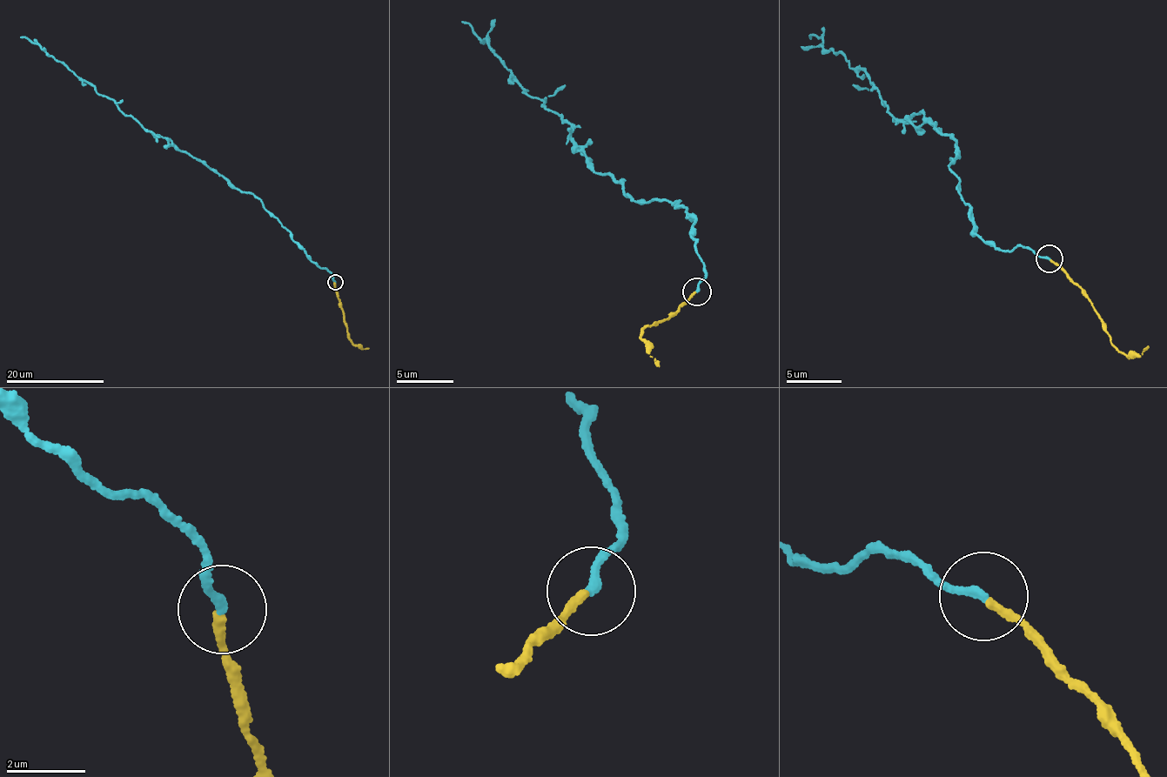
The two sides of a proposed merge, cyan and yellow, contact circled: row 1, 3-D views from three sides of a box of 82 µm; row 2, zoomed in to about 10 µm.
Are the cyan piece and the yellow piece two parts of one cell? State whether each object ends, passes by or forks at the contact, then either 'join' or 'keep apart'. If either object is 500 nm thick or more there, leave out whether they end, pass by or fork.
cyan ends; yellow ends; join

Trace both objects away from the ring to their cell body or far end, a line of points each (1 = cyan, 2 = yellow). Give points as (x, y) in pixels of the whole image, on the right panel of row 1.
1: (1049, 257), (976, 233), (950, 134), (919, 111), (896, 120), (860, 69), (811, 36)
2: (1050, 258), (1089, 299), (1103, 331), (1122, 351), (1140, 356), (1147, 345)

